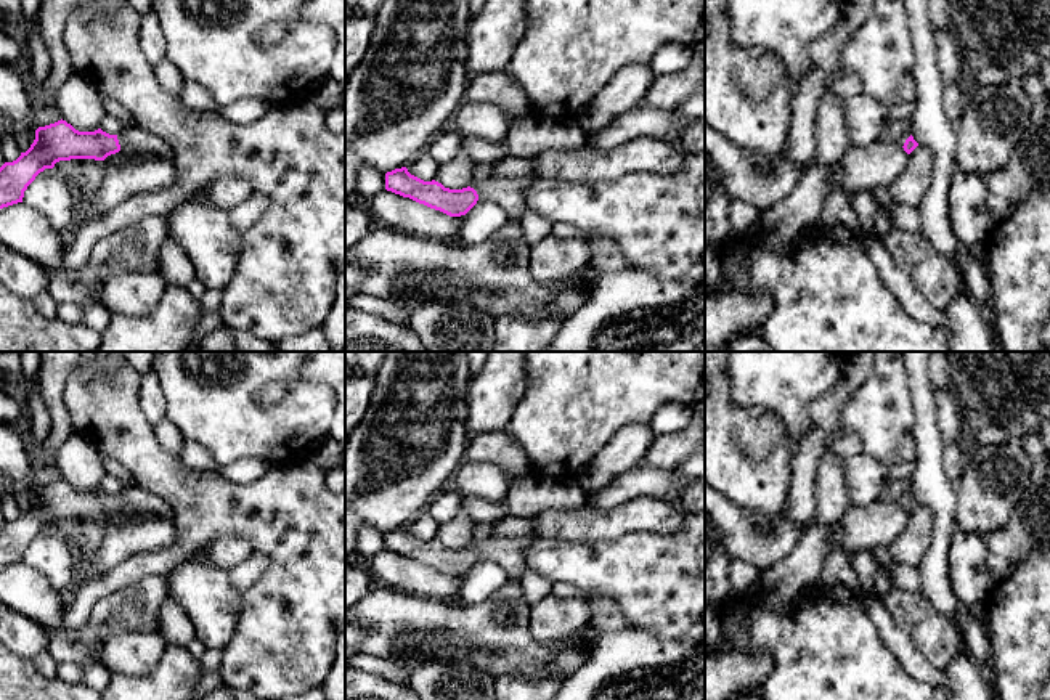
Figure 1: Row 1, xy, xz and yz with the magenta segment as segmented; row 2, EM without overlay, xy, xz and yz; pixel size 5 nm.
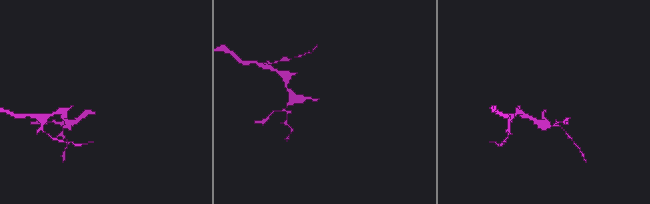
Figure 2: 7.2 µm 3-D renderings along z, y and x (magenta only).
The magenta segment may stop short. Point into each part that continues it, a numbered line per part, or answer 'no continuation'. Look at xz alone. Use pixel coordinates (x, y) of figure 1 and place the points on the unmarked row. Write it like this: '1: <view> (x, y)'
1: xz (508, 553)

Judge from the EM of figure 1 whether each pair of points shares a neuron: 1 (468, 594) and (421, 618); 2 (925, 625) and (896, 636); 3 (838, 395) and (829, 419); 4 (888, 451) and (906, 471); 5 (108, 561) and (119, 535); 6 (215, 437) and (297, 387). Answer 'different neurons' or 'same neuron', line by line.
1: different neurons
2: different neurons
3: same neuron
4: different neurons
5: same neuron
6: same neuron

